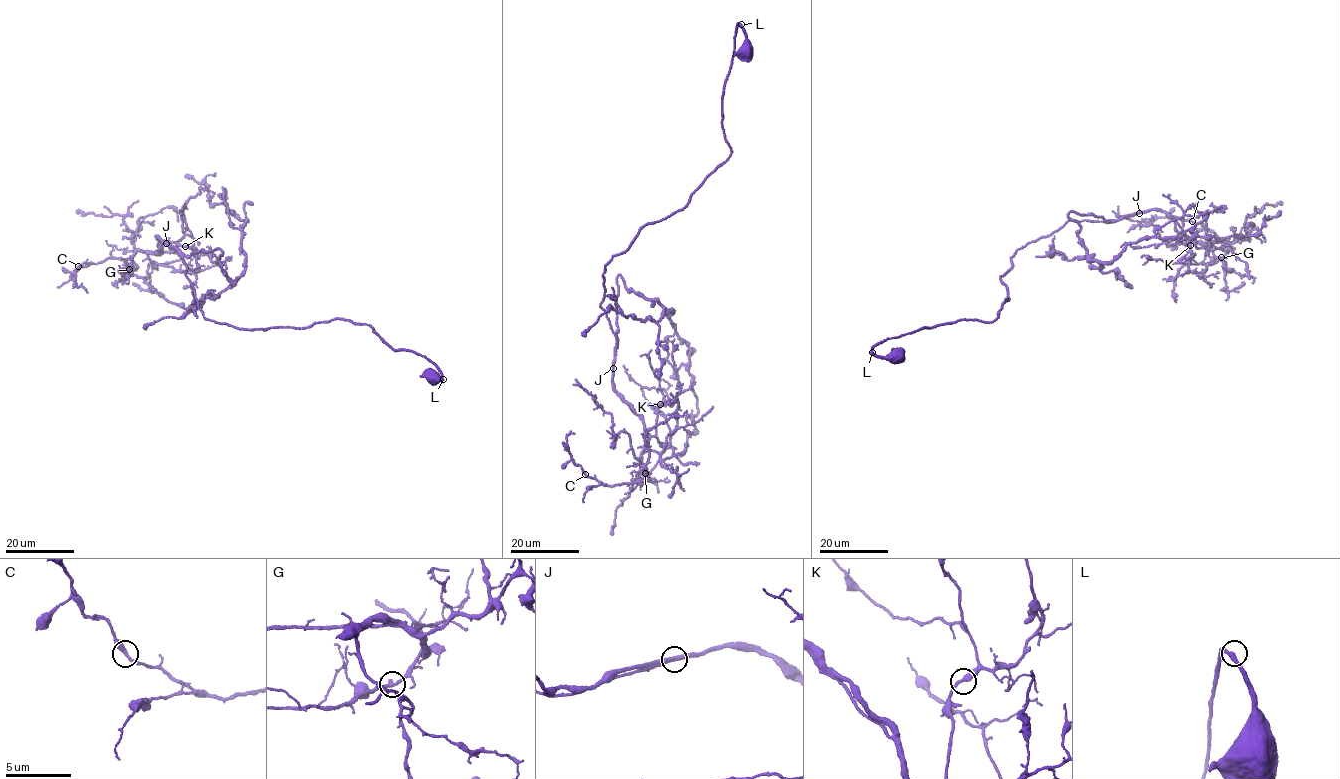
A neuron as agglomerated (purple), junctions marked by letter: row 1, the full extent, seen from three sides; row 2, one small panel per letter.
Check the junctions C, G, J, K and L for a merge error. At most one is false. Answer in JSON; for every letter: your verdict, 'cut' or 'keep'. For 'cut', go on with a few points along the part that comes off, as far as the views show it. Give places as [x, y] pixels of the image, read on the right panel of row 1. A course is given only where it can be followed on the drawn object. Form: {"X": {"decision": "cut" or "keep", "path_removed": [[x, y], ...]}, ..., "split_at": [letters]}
{"C": {"decision": "keep"}, "G": {"decision": "keep"}, "J": {"decision": "keep"}, "K": {"decision": "keep"}, "L": {"decision": "keep"}, "split_at": []}

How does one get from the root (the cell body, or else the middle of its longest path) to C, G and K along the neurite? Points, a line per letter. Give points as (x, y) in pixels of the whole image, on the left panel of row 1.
C: (434, 374), (442, 382), (424, 356), (368, 325), (207, 319), (182, 257), (156, 235), (157, 252), (78, 266)
G: (434, 374), (368, 325), (207, 319), (156, 235), (160, 250), (137, 249), (129, 269)
K: (434, 374), (442, 382), (424, 356), (368, 325), (207, 319), (182, 257), (156, 235), (158, 254), (185, 246)

